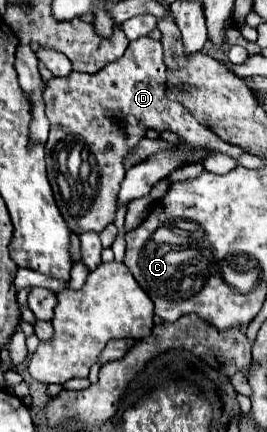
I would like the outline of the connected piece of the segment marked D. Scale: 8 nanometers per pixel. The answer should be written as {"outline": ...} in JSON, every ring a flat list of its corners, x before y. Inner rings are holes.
{"outline":[[149,37,131,41,125,55,109,65,105,65,99,73,77,73,71,71,67,77,55,77,47,83,47,89,43,93,45,99,45,115,49,119,49,139,45,143,47,153,47,177,53,189,53,197,57,201,57,207,67,221,67,227,81,235,87,231,101,233,109,223,115,219,117,209,117,195,119,185,125,177,123,157,125,153,139,143,139,139,145,137,147,129,155,131,171,131,179,135,181,141,195,145,195,147,207,147,214,152,225,153,235,159,247,153,245,149,225,143,219,137,215,137,210,129,197,123,197,119,177,101,167,99,165,95,165,63,163,63,163,47,161,41,153,41]]}

